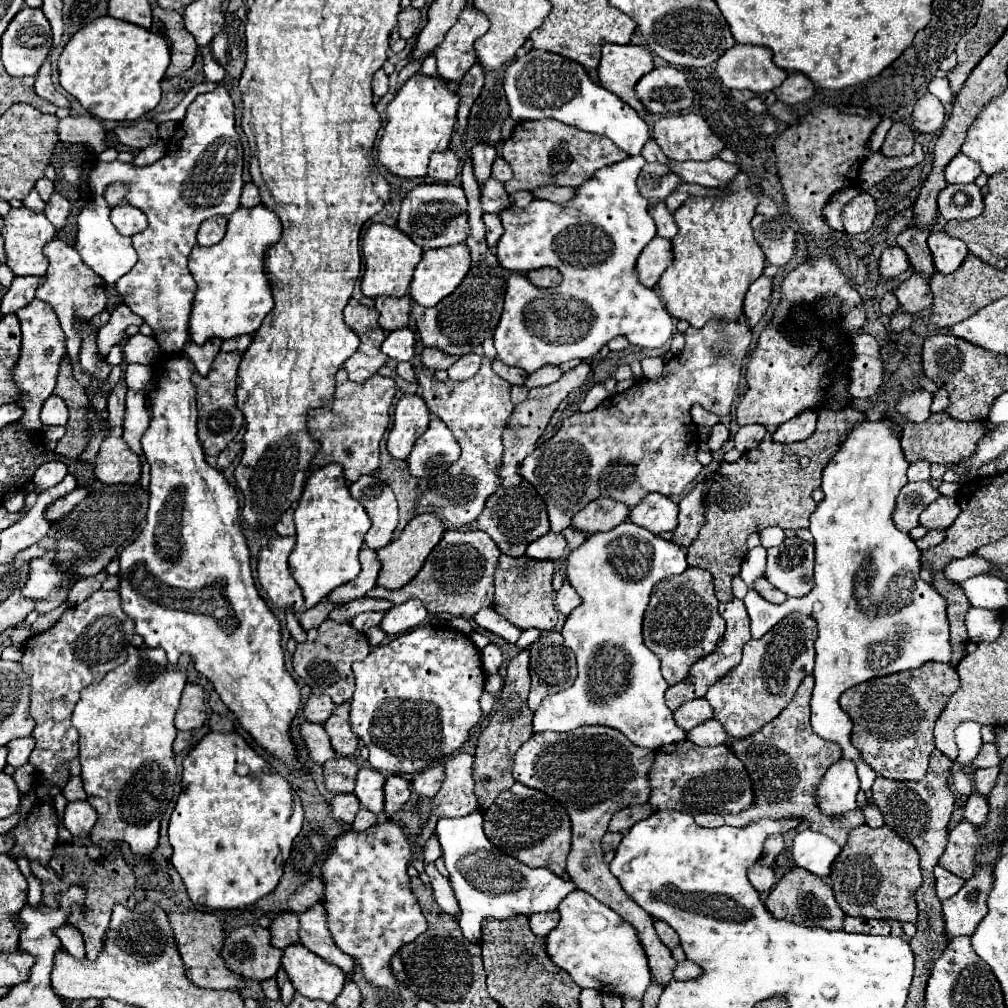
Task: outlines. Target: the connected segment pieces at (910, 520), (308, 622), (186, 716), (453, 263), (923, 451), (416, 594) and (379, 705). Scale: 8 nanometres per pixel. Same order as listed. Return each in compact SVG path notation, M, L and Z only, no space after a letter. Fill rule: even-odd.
M908 481L896 501L894 523L898 529L908 533L918 525L920 513L940 497L938 489L930 485L930 481Z
M324 599L324 601L320 601L320 605L314 605L314 607L306 609L306 611L302 611L302 613L298 615L298 621L300 621L302 629L304 629L304 631L310 631L310 629L320 627L320 623L328 617L328 613L330 613L334 607L336 607L334 603L328 603L328 601Z
M188 683L182 691L182 701L176 713L176 729L178 731L196 731L206 721L206 705L204 705L204 689L200 685Z
M464 243L450 245L446 249L428 249L428 251L424 251L420 263L416 265L408 295L412 297L414 303L418 303L422 307L432 307L460 285L460 281L464 279L468 269L470 269L470 251Z
M932 413L926 421L922 423L904 423L904 437L902 437L902 449L906 453L908 463L926 459L930 463L958 463L964 457L970 457L972 451L976 449L976 443L988 433L986 427L980 423L964 423L952 419L948 413Z
M446 531L436 549L428 555L420 573L402 589L388 591L374 587L368 597L388 599L394 605L410 599L420 599L430 613L460 615L472 619L480 609L492 605L494 597L494 569L500 549L484 531Z
M420 625L388 643L374 647L364 661L352 665L352 671L356 677L356 691L350 701L350 727L368 747L368 761L376 771L390 775L422 771L430 761L442 755L452 755L456 749L460 749L464 741L468 741L470 729L480 721L480 697L486 681L480 651L474 647L468 635L456 629ZM428 743L434 745L438 753L434 751L430 755Z

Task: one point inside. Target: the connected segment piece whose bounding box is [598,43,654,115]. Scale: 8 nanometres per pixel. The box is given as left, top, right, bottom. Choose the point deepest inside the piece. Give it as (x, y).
(621, 66)

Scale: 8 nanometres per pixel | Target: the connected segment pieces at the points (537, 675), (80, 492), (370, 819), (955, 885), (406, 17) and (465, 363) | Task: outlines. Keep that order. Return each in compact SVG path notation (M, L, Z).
M548 631L536 643L530 645L530 675L532 675L532 687L530 687L530 695L528 695L528 707L532 711L536 711L540 707L540 701L544 697L558 693L558 691L564 691L574 683L576 657L574 657L574 651L570 651L564 645L562 635L558 631Z
M76 487L72 493L68 493L68 495L56 499L52 505L48 505L48 509L44 511L44 517L46 517L48 521L56 521L56 519L68 515L68 513L70 513L70 511L72 511L72 509L86 497L86 495L88 495L86 489Z
M360 809L354 823L352 823L352 829L354 831L366 831L368 827L372 827L376 823L376 815L374 813L368 813L366 809Z
M942 867L934 869L934 877L936 877L936 893L942 901L956 895L958 889L962 889L962 885L964 885L964 879L952 875L950 871L946 871Z
M412 5L400 11L400 15L398 15L398 33L400 33L402 39L412 39L414 37L416 29L418 29L418 23L420 23L420 17L422 17L420 9L416 9Z
M470 353L470 355L464 355L460 357L450 369L448 369L448 375L450 379L456 379L456 381L464 381L464 379L470 379L478 373L482 365L482 355L476 355L476 353Z

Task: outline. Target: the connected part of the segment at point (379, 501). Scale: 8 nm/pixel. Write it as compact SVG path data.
M364 475L350 485L350 495L360 501L372 521L366 533L366 545L374 551L392 541L392 533L398 525L398 501L388 483L378 477Z

